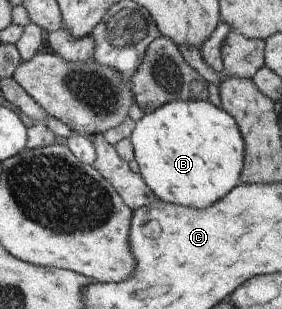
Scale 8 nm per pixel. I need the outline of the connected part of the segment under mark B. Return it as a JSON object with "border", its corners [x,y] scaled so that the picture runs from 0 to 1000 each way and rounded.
{"border":[[[621,324],[532,369],[514,369],[482,401],[461,443],[472,495],[504,583],[574,654],[730,673],[791,644],[848,595],[869,534],[872,479],[840,392],[794,353],[759,346],[738,324]]]}

